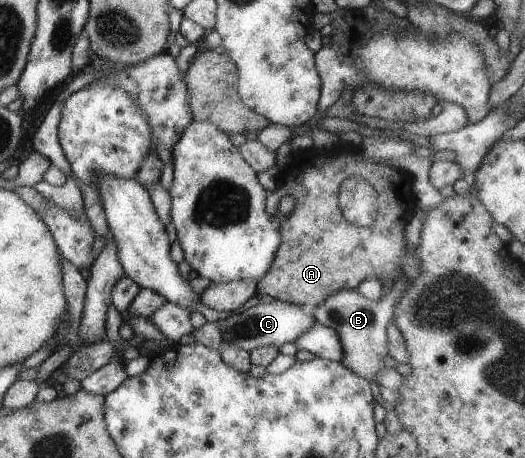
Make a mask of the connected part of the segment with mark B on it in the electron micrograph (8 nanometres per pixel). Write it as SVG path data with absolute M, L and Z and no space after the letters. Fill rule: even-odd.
M399 271L389 294L383 300L370 301L356 289L339 289L329 293L311 309L312 316L317 323L325 324L337 333L343 355L340 363L369 383L375 382L373 375L384 367L381 358L388 354L385 346L385 327L391 322L393 305L399 300L400 294L407 285L408 282L403 272Z

